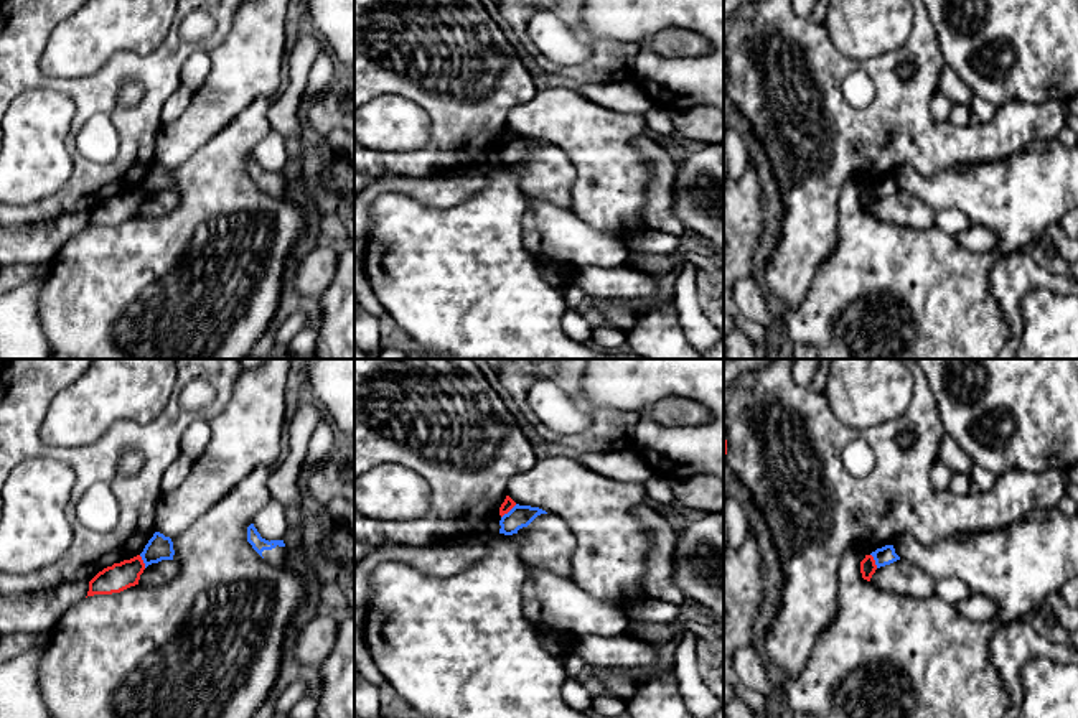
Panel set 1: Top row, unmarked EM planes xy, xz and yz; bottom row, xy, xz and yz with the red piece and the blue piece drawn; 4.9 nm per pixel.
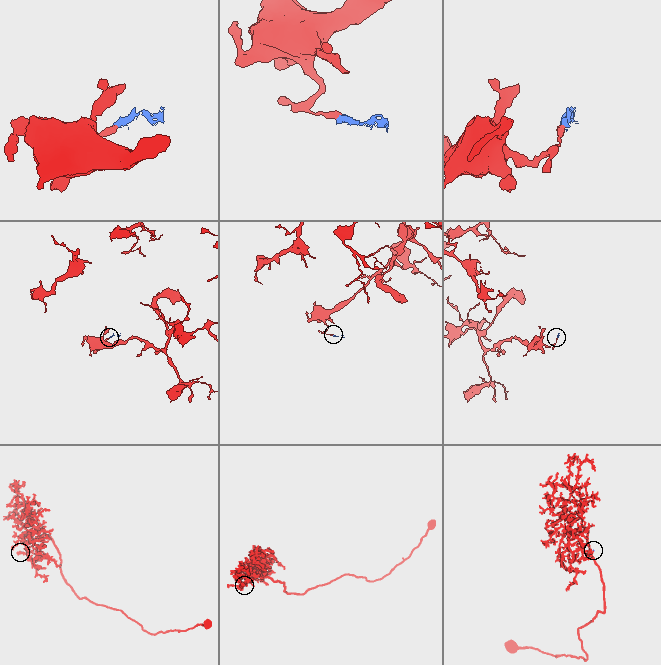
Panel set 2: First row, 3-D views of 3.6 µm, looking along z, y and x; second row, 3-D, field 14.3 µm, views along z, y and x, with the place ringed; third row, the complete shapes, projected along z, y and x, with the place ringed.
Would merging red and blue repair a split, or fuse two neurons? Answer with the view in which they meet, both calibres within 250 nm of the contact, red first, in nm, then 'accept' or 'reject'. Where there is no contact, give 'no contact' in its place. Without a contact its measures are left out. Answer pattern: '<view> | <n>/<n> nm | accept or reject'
xz | 60/110 nm | reject

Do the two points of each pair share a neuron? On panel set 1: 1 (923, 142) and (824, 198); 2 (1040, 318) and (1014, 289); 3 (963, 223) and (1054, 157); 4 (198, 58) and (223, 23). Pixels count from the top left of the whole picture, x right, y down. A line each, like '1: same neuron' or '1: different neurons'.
1: same neuron
2: different neurons
3: different neurons
4: different neurons

